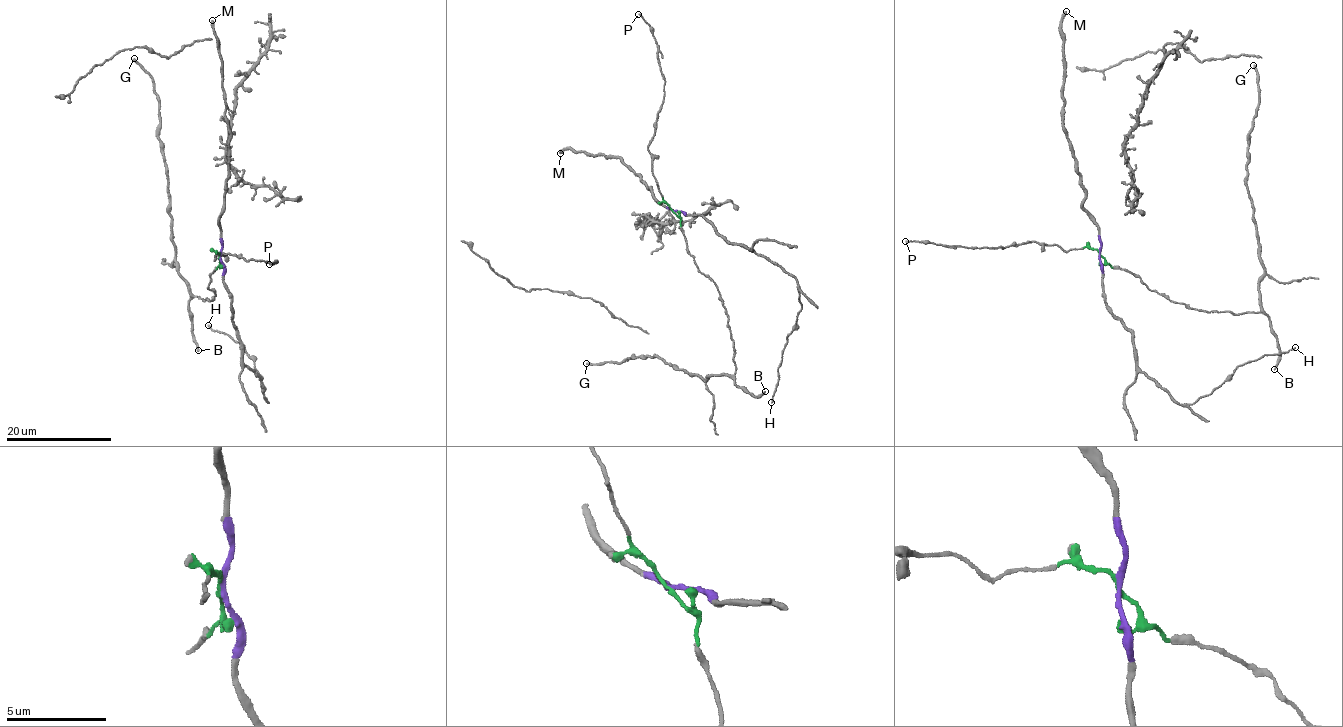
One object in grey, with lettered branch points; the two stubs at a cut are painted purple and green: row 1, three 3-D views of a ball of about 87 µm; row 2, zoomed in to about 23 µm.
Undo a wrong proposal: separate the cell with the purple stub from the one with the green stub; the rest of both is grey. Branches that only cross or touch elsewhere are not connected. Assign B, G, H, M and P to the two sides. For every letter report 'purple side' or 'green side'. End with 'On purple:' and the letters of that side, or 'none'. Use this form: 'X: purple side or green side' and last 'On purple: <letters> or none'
B: green side
G: green side
H: purple side
M: purple side
P: green side
On purple: H, M

